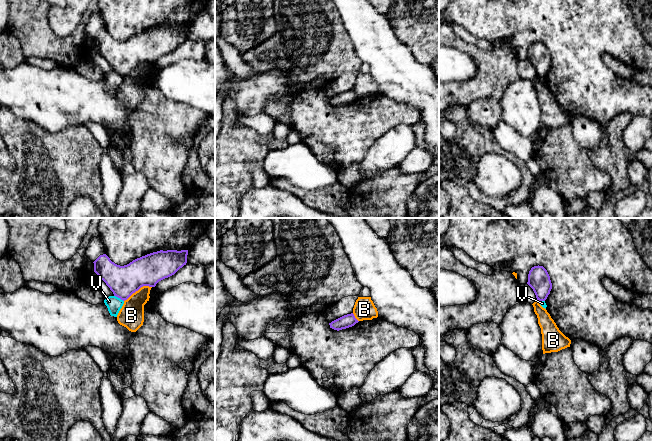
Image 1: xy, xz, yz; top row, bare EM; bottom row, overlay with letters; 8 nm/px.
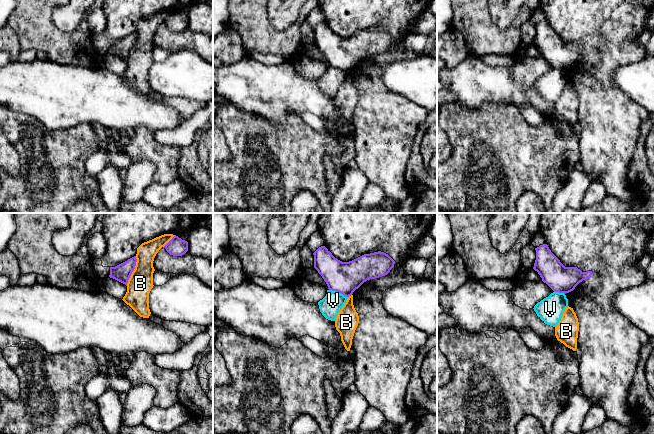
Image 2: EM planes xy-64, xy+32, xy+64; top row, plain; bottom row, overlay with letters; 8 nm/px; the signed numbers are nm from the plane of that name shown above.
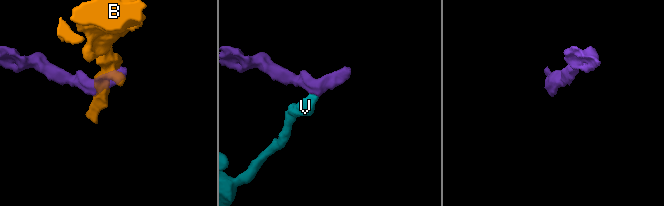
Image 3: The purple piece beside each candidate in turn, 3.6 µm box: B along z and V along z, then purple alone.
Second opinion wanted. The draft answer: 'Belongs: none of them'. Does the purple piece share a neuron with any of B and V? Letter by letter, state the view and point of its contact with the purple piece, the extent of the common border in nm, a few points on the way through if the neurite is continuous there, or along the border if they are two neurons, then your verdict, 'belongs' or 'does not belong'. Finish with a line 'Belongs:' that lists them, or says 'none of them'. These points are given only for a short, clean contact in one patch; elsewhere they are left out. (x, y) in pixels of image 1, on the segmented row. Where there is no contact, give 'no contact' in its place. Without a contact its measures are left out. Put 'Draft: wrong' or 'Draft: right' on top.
Draft: right
B: contact xy (137, 290); length 260 nm; does not belong
V: contact xy (119, 297); length 90 nm; border xy (114, 295), (123, 301); does not belong
Belongs: none of them

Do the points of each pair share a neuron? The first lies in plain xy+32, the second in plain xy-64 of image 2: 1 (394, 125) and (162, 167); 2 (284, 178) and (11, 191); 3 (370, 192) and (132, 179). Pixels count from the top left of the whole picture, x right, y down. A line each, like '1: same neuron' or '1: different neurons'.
1: same neuron
2: same neuron
3: different neurons

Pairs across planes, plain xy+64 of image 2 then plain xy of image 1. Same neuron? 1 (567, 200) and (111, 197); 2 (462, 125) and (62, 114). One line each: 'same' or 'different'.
1: different
2: different

